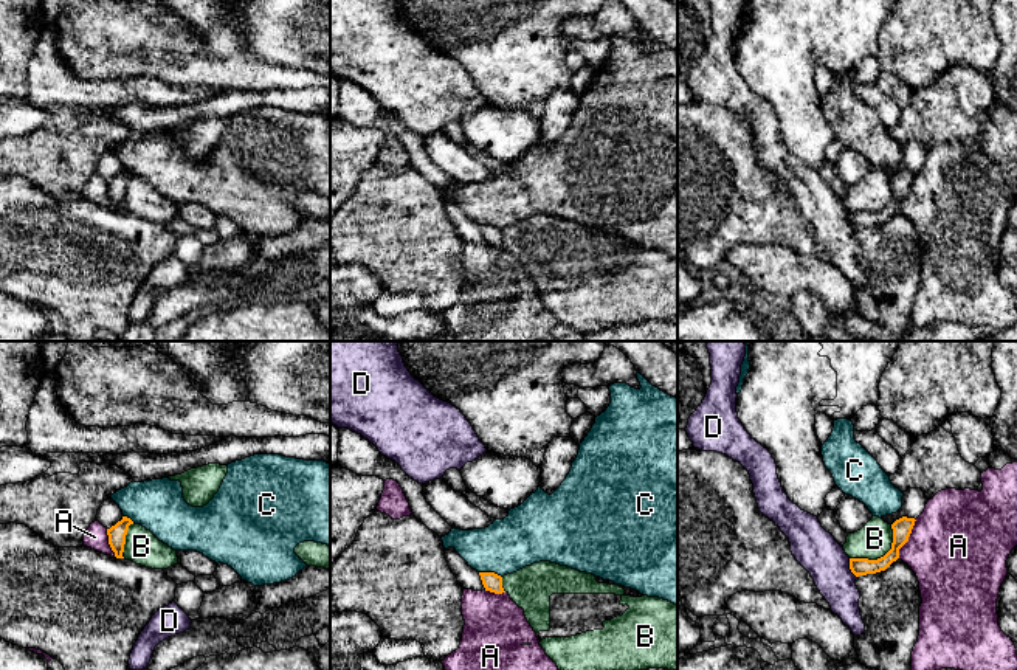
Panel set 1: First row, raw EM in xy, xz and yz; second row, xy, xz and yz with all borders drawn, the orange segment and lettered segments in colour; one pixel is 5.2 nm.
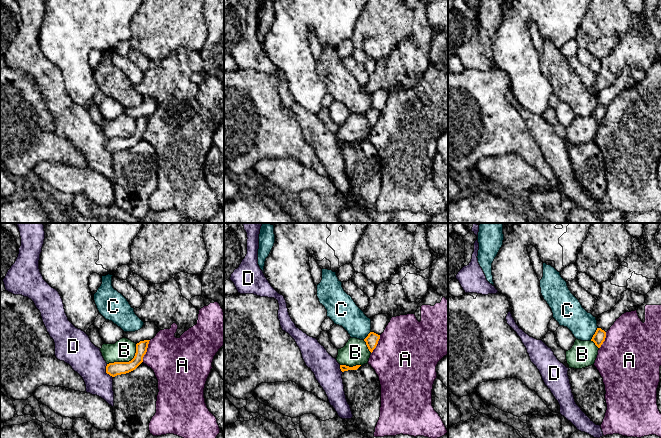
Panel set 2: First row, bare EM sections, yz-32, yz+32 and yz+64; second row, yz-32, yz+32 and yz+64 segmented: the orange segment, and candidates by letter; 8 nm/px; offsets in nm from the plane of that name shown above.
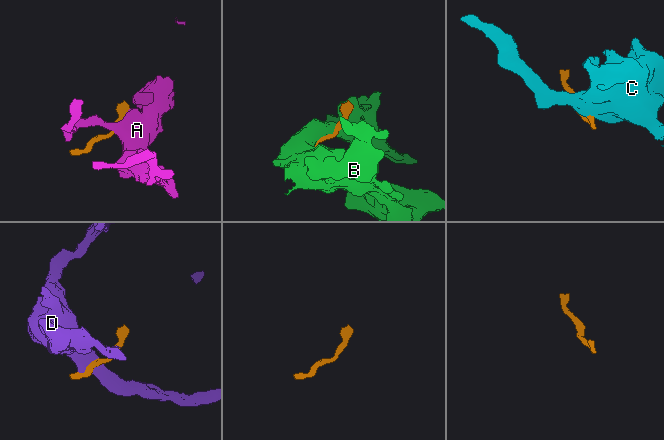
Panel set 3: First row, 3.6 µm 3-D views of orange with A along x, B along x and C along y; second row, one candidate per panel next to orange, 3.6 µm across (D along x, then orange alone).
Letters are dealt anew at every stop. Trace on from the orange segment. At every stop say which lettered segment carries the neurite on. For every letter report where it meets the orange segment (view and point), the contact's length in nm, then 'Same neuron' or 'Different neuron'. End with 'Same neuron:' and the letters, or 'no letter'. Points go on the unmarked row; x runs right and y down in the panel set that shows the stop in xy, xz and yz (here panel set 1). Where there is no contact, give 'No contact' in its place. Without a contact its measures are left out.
A: Touches orange at yz (907, 191). Shared border 220 nm. Different neuron
B: Touches orange at yz (881, 210). Shared border 280 nm. Different neuron
C: Touches orange at xz (490, 225). Shared border 120 nm. Different neuron
D: Touches orange at yz (850, 221). Shared border 110 nm. Different neuron
Same neuron: no letter

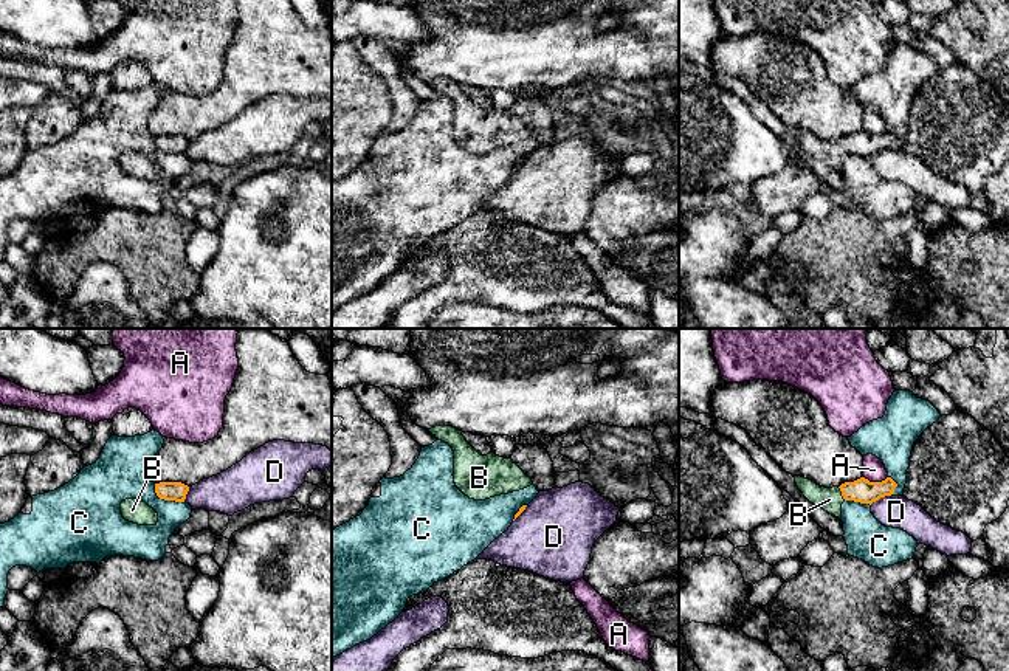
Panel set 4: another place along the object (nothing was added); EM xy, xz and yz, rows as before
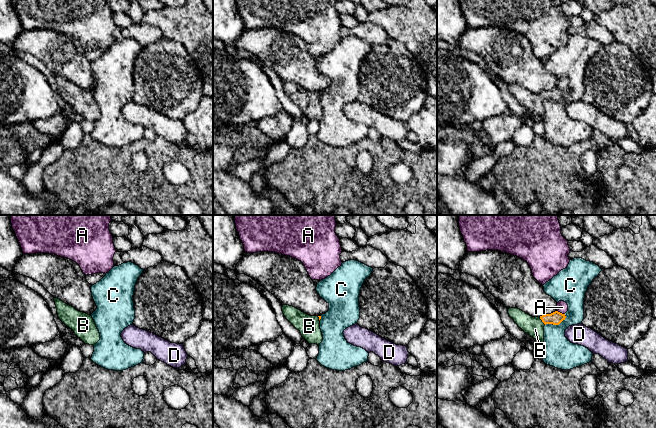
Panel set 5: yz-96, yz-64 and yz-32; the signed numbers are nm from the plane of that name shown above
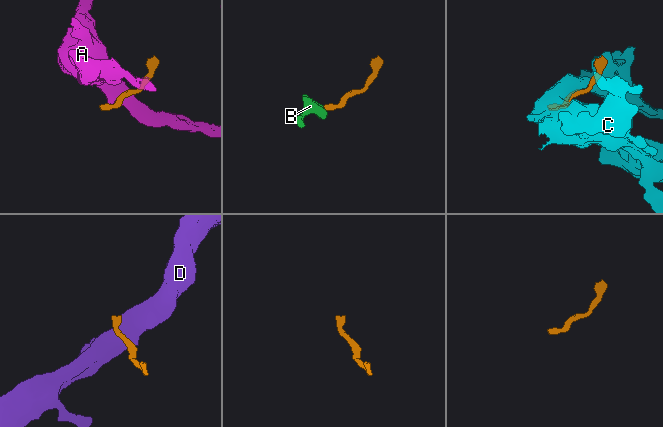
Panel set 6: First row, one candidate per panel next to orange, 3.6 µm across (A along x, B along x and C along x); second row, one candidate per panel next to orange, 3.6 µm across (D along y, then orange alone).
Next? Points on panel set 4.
A: Touches orange at yz (876, 135). Shared border 130 nm. Different neuron
B: Touches orange at yz (842, 146). Shared border 80 nm. Same neuron
C: Touches orange at xy (165, 152). Shared border 190 nm. Different neuron
D: Touches orange at yz (879, 151). Shared border 120 nm. Different neuron
Same neuron: B

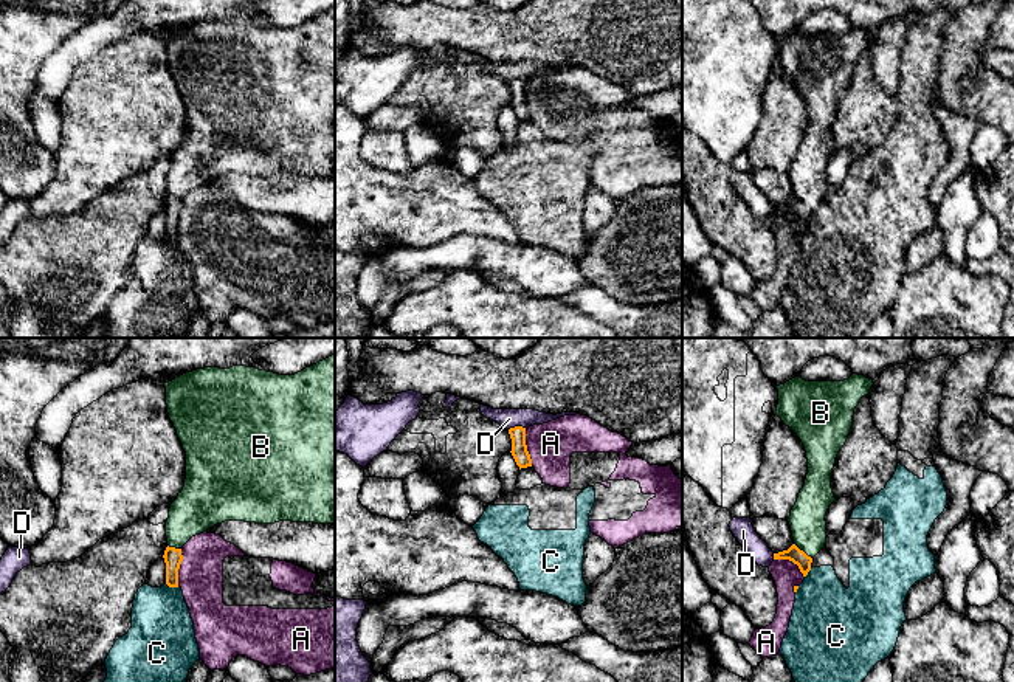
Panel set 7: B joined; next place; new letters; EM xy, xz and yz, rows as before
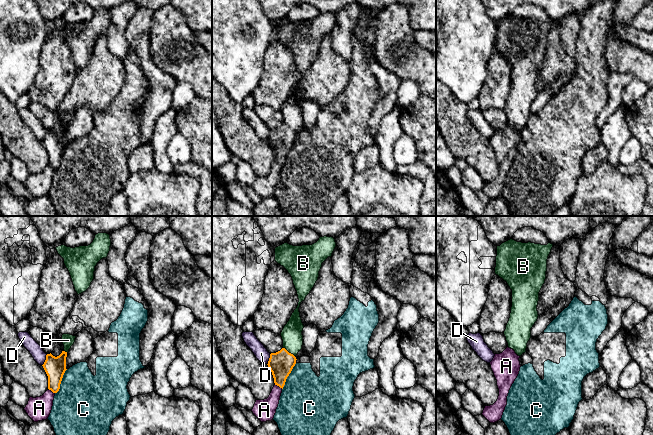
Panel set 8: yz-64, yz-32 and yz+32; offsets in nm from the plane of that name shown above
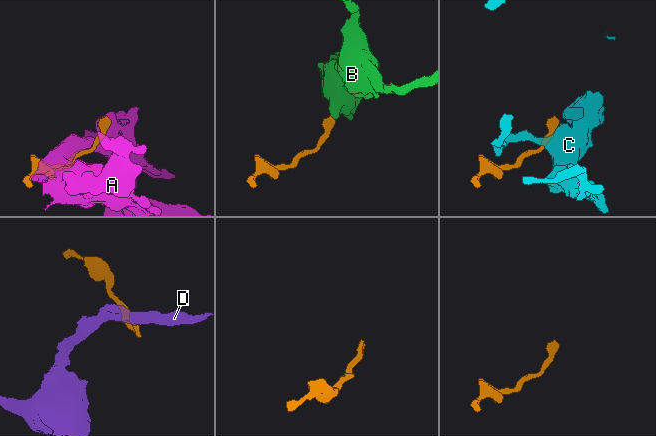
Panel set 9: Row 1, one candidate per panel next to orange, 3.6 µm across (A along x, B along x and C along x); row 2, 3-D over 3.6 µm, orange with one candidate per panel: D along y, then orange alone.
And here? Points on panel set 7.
A: Touches orange at xy (179, 220). Shared border 190 nm. Different neuron
B: Touches orange at yz (802, 203). Shared border 130 nm. Same neuron
C: Touches orange at xy (172, 239). Shared border 80 nm. Different neuron
D: Touches orange at xz (517, 79). Shared border 100 nm. Different neuron
Same neuron: B

